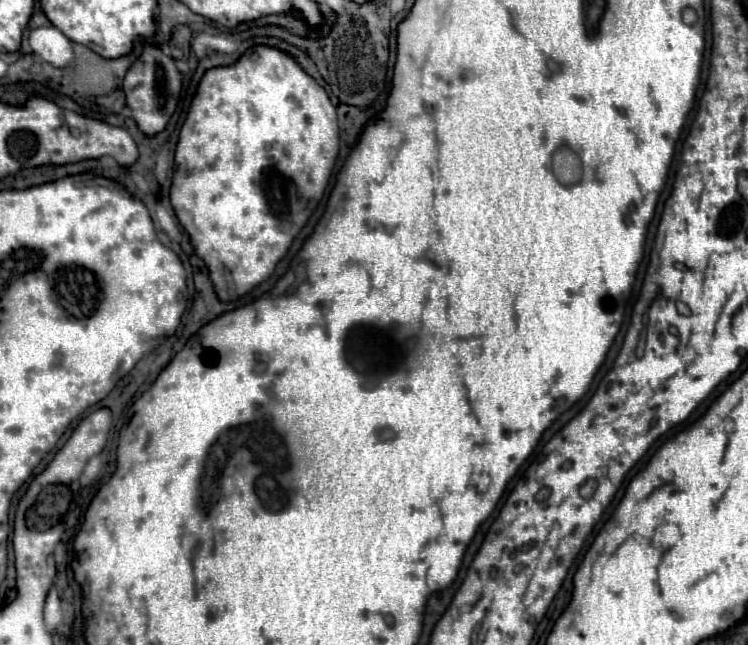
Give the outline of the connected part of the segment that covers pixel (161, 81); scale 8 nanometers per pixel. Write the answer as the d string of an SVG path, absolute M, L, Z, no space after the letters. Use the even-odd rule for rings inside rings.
M146 45L142 57L130 67L130 71L126 73L126 79L124 79L126 103L132 109L134 121L138 123L138 127L144 135L154 137L166 129L170 117L174 115L174 111L178 107L180 87L182 87L182 79L180 79L180 73L178 73L172 57L164 55L164 51L158 47Z

